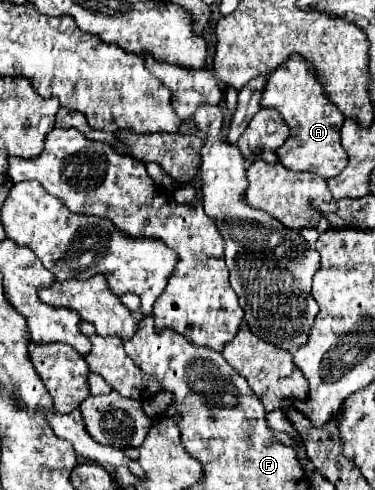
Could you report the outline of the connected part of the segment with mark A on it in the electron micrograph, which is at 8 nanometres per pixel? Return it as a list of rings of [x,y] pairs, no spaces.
[[[292,54],[292,60],[268,74],[268,84],[260,104],[262,108],[276,108],[290,128],[290,138],[280,148],[280,162],[288,170],[312,172],[328,180],[346,168],[348,154],[340,144],[344,114],[328,100],[316,70],[300,54]]]

